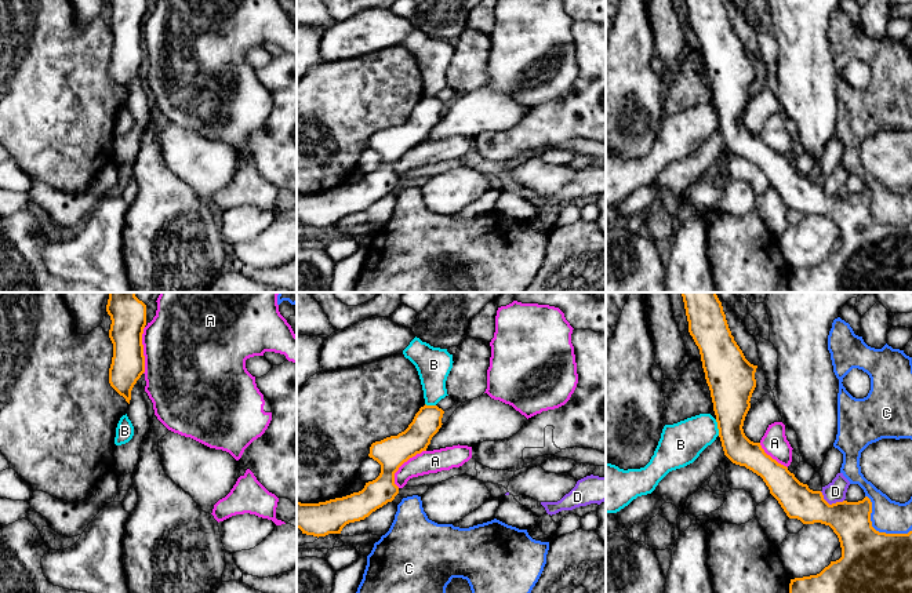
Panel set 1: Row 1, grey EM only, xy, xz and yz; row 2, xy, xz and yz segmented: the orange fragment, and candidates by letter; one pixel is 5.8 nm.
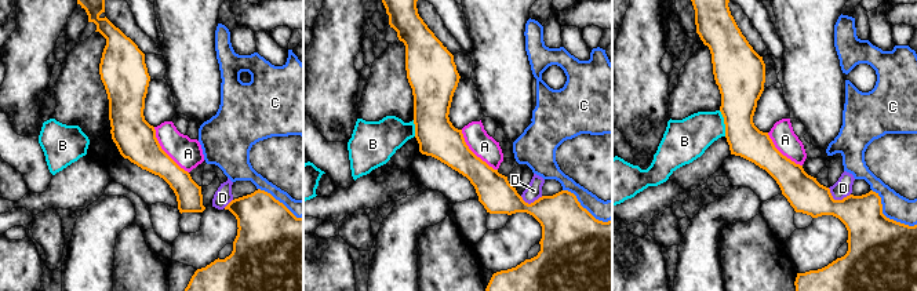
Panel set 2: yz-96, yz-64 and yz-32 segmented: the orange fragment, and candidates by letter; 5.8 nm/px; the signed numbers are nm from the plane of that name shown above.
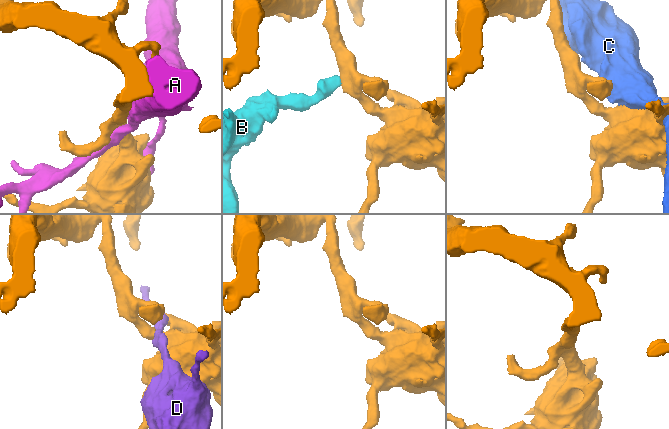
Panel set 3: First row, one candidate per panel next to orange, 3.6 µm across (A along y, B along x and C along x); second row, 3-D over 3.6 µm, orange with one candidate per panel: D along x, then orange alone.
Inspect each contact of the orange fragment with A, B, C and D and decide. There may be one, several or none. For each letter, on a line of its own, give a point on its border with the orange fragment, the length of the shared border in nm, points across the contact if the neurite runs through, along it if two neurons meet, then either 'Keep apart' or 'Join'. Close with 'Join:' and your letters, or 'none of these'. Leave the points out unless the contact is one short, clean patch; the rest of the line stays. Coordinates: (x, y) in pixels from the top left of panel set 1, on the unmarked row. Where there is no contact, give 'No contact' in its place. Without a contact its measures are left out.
A: Touches orange at xz (402, 155). Shared border 280 nm. Keep apart
B: Touches orange at yz (718, 119). Shared border 100 nm. Boundary: yz (715, 111), (719, 126). Keep apart
C: Touches orange at yz (875, 221). Shared border 340 nm. Keep apart
D: Touches orange at yz (832, 195). Shared border 160 nm. Keep apart
Join: none of these

